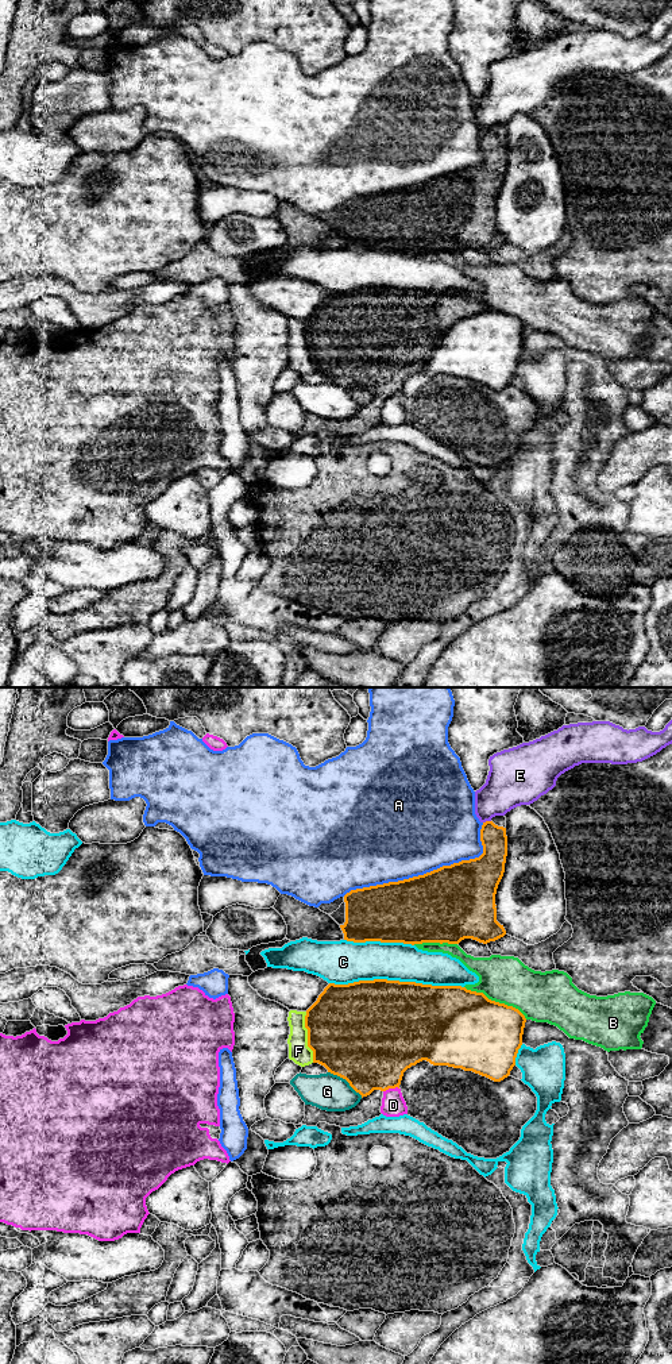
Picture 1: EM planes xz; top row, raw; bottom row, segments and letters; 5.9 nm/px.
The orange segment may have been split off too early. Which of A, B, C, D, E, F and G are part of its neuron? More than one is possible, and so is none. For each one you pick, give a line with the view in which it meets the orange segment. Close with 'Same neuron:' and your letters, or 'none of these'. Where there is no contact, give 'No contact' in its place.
Same neuron: none of these

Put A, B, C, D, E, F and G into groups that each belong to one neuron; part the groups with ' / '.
A / B / C / D / E / F / G

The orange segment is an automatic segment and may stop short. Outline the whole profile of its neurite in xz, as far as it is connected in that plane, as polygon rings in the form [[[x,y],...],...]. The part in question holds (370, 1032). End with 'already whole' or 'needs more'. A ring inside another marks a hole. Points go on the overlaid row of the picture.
[[[387,979],[359,980],[348,985],[329,983],[305,1016],[308,1047],[313,1051],[313,1063],[345,1079],[362,1098],[374,1090],[399,1088],[403,1072],[422,1060],[433,1066],[472,1071],[501,1082],[515,1066],[525,1022],[526,1018],[518,1009],[491,1001],[483,993],[461,986],[432,986]]]; already whole

